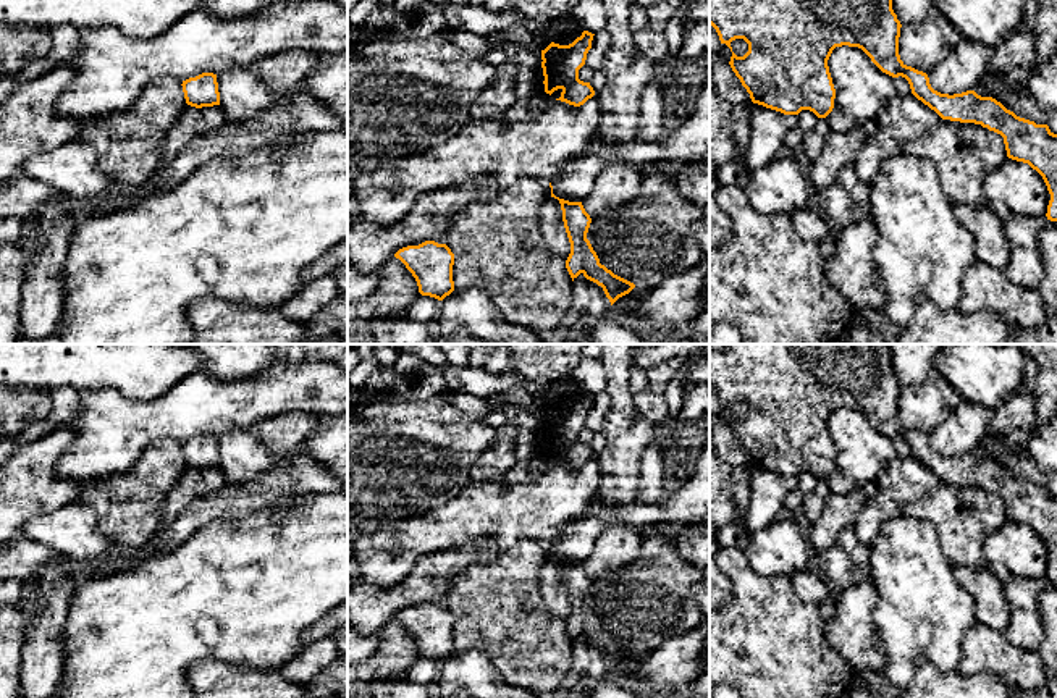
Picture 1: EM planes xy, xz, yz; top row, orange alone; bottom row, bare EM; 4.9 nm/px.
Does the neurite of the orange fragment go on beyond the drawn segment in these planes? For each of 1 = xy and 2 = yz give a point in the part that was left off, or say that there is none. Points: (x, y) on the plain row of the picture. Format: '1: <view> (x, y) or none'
1: none
2: none

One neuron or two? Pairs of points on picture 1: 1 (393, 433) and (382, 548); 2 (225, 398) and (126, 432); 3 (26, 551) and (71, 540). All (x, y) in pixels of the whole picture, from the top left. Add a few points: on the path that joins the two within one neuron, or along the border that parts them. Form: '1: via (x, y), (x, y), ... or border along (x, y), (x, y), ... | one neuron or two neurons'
1: border along (419, 512), (411, 517), (395, 519), (364, 535) | two neurons
2: via (201, 406), (178, 416), (151, 420) | one neuron
3: border along (20, 534), (58, 551), (70, 561) | two neurons

